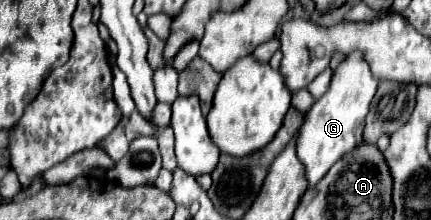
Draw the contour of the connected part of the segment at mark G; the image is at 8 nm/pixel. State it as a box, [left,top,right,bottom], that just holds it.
[298,51,378,187]

